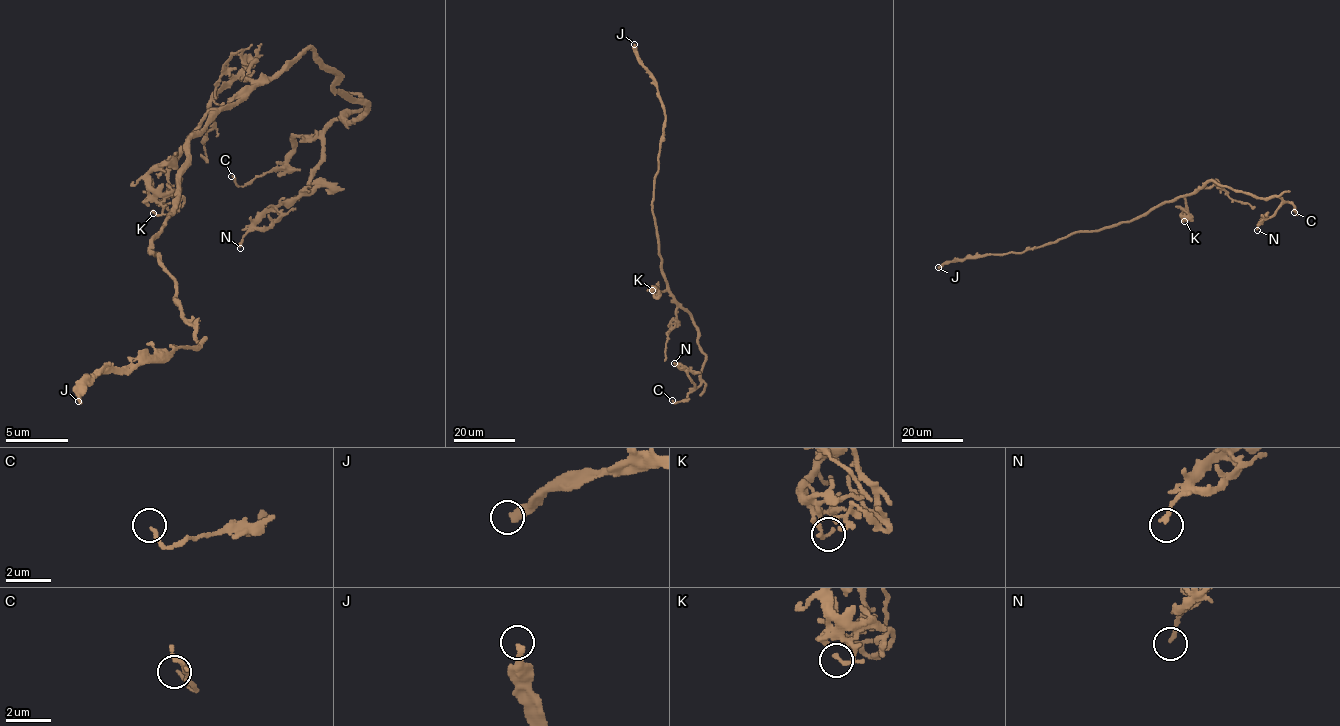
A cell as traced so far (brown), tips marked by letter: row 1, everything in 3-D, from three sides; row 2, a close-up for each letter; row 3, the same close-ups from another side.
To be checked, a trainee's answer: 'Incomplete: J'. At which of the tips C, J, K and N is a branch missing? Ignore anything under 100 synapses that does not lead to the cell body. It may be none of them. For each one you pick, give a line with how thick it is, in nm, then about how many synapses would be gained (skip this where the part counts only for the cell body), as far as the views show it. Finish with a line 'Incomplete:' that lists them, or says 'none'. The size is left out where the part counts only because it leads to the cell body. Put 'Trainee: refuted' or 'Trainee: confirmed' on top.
Trainee: confirmed
J: calibre 320 nm; 550 synapses
Incomplete: J

